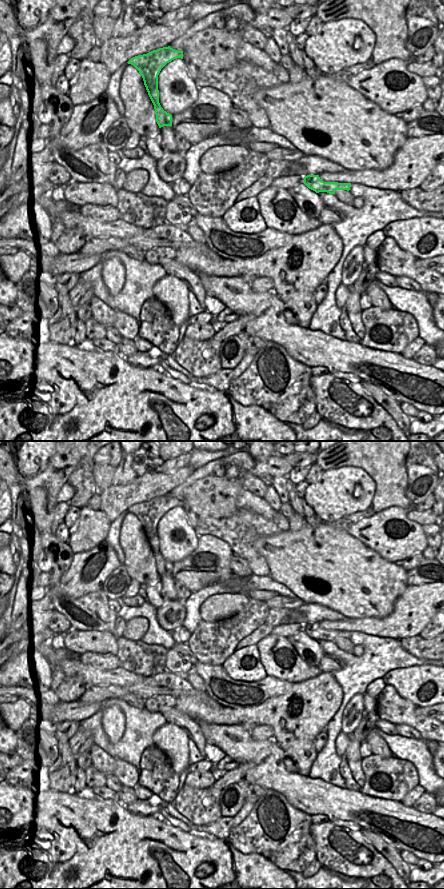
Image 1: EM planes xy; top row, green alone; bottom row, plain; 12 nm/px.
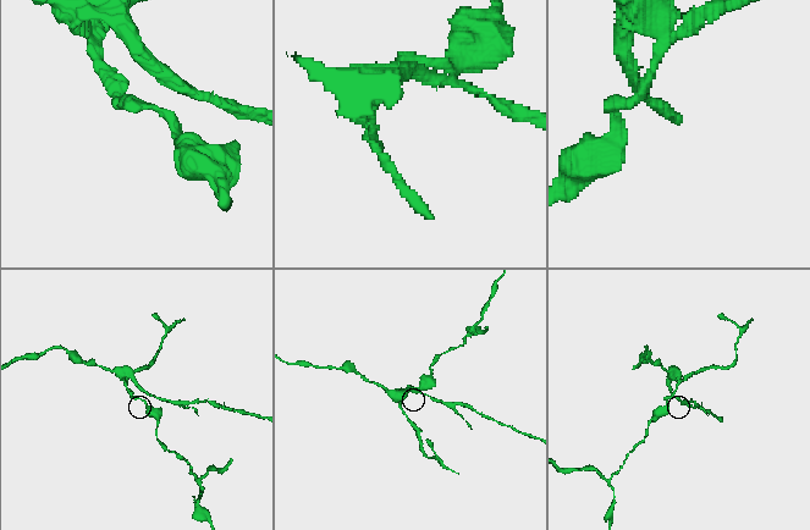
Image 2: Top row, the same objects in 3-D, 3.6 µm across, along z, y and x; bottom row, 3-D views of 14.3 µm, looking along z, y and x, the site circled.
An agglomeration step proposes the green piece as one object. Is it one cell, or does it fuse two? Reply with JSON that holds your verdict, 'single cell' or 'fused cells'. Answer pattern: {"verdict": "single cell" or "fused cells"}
{"verdict": "fused cells"}

